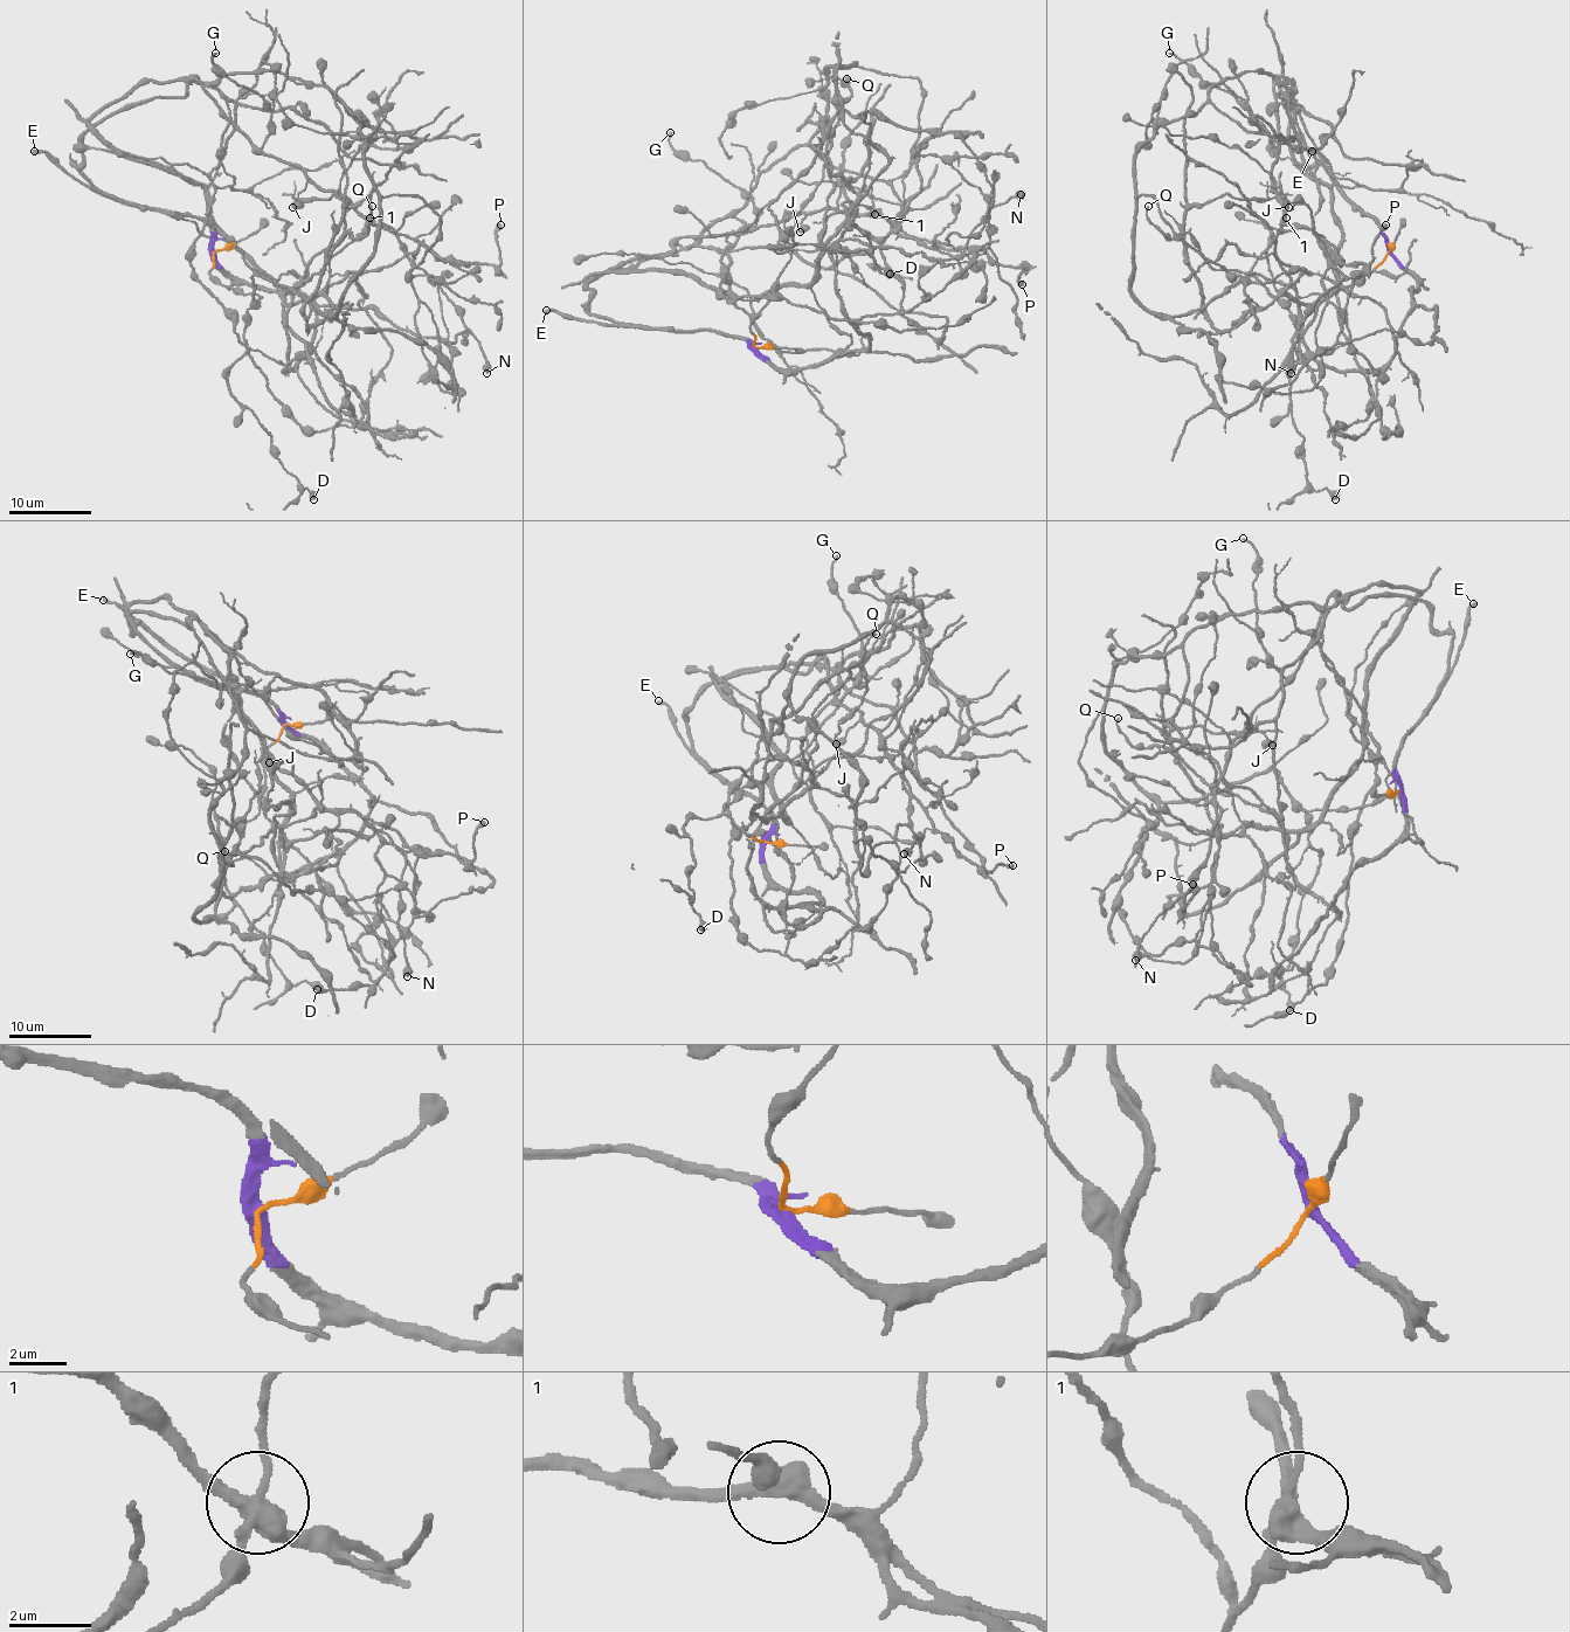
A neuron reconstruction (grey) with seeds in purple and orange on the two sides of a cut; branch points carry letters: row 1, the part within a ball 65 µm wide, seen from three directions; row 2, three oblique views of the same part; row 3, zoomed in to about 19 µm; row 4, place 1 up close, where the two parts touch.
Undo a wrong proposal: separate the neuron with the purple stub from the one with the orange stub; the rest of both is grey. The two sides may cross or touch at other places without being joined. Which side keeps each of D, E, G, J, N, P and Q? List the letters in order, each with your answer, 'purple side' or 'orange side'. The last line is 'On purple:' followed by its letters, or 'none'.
D: orange side
E: purple side
G: purple side
J: purple side
N: purple side
P: purple side
Q: purple side
On purple: E, G, J, N, P, Q

